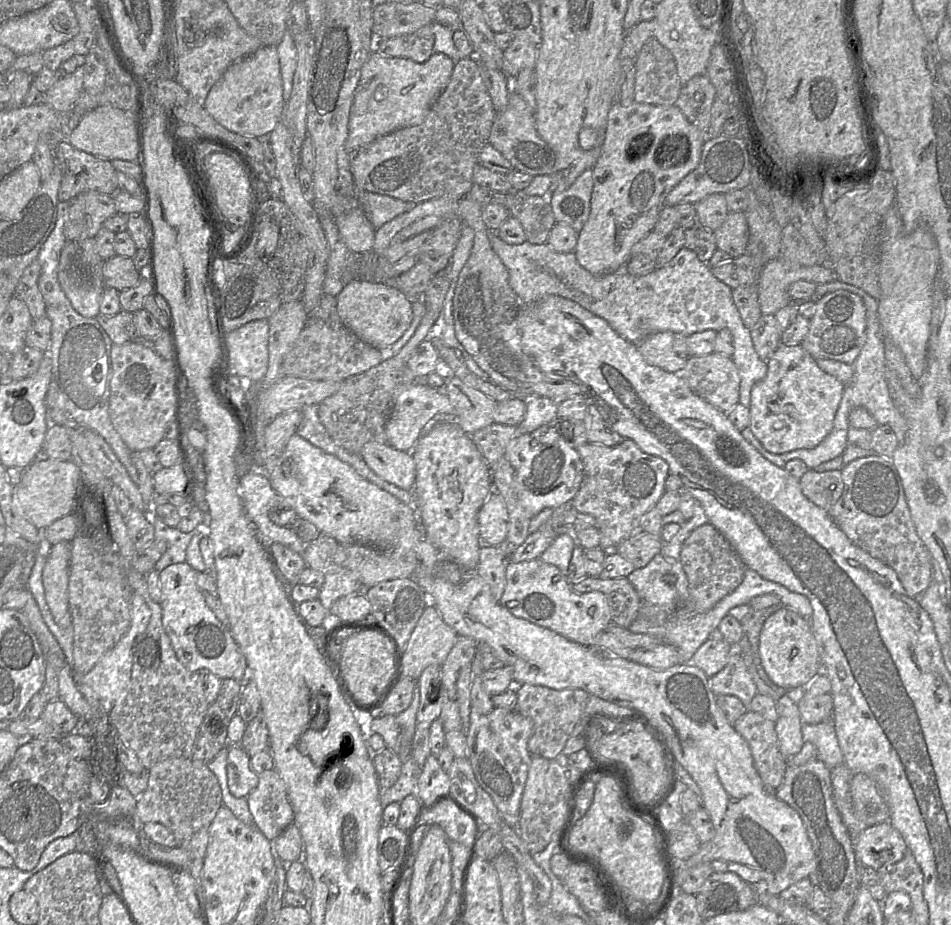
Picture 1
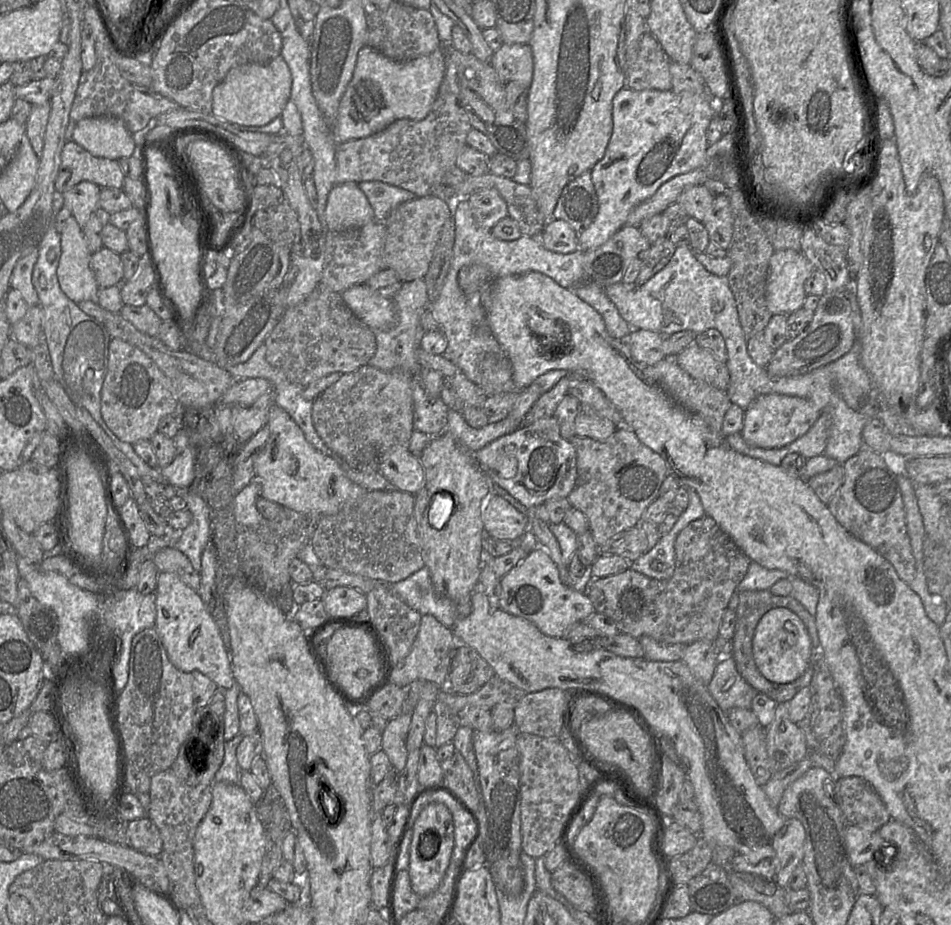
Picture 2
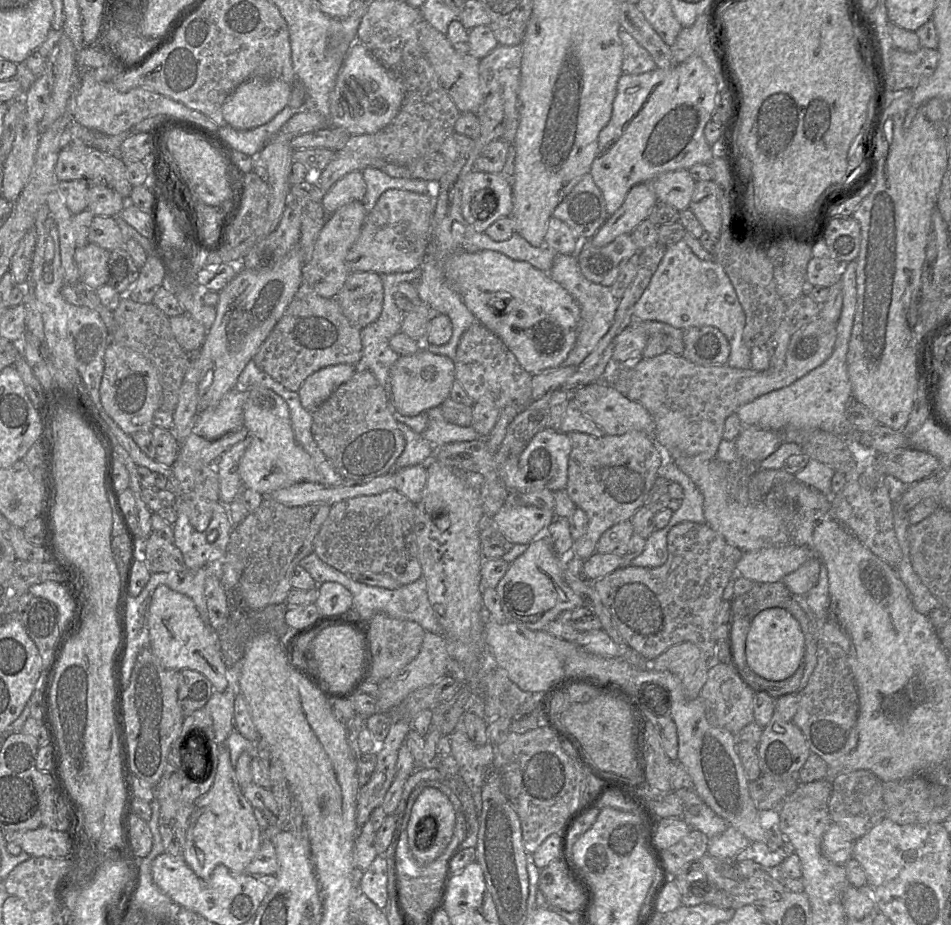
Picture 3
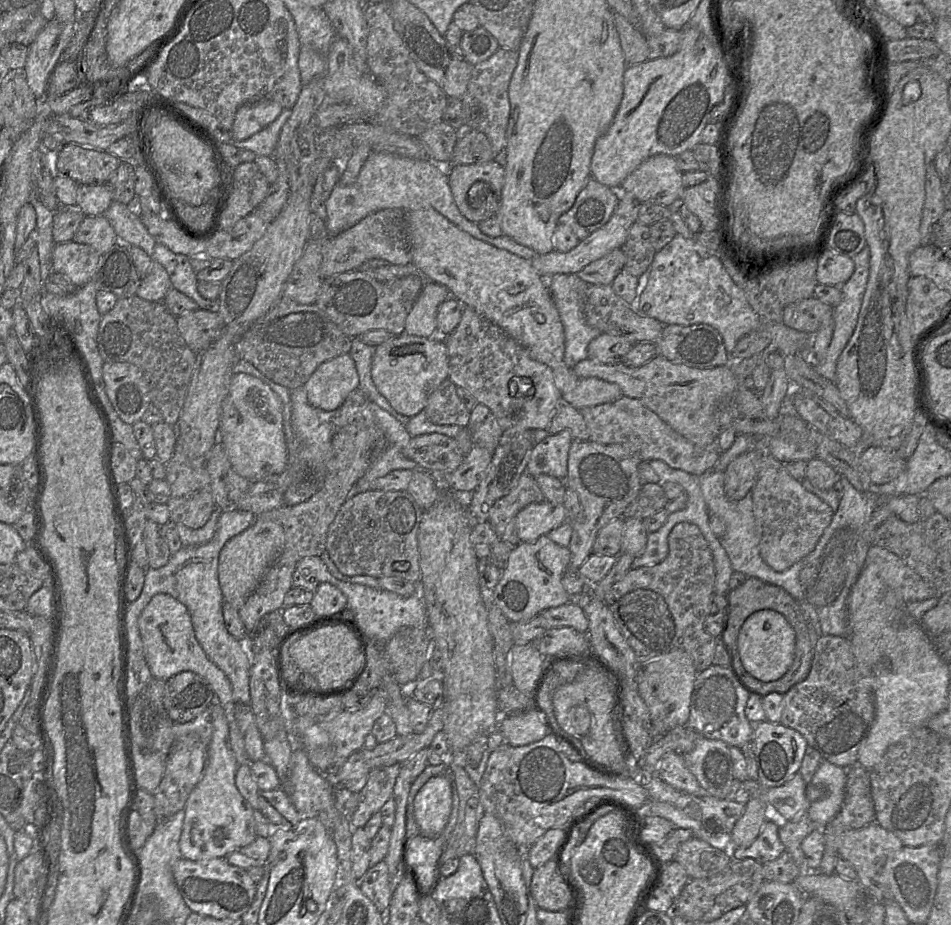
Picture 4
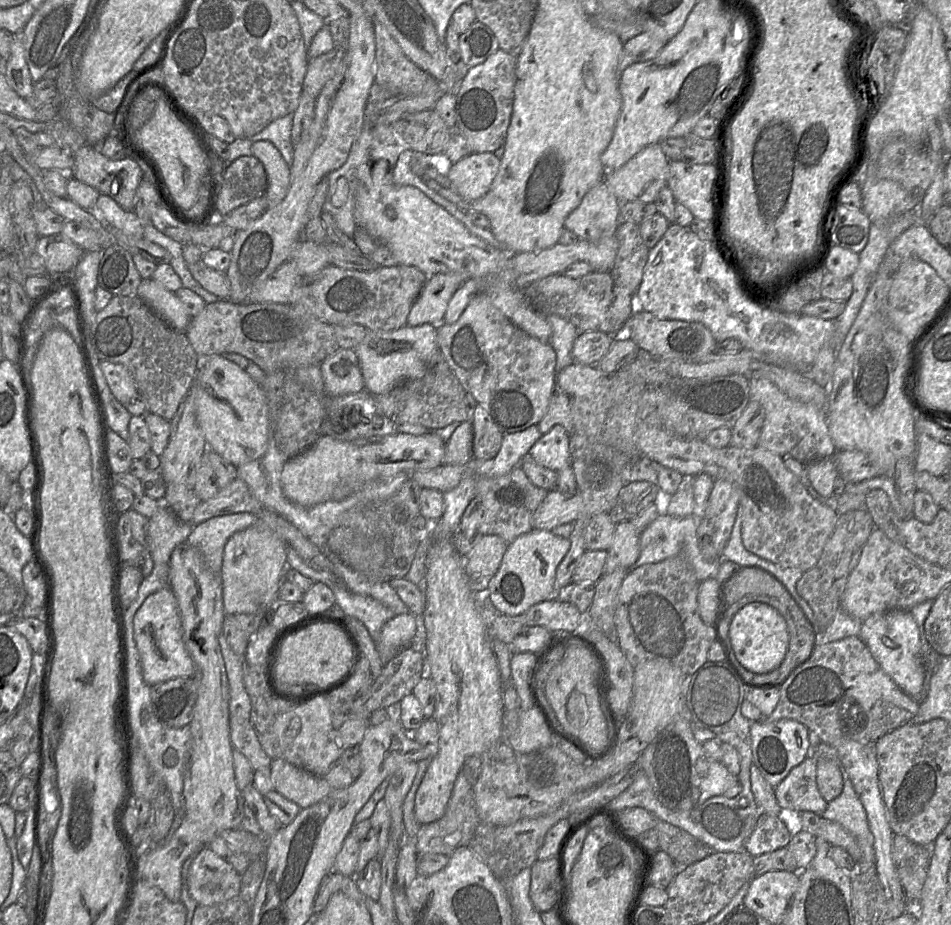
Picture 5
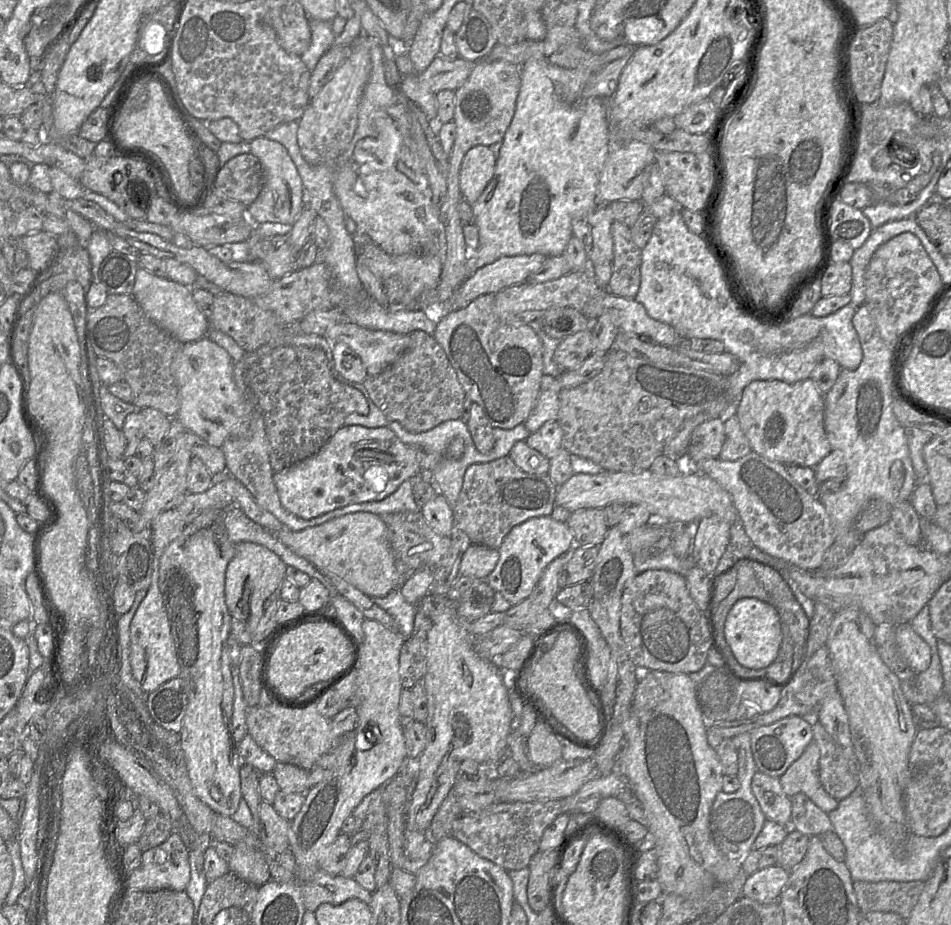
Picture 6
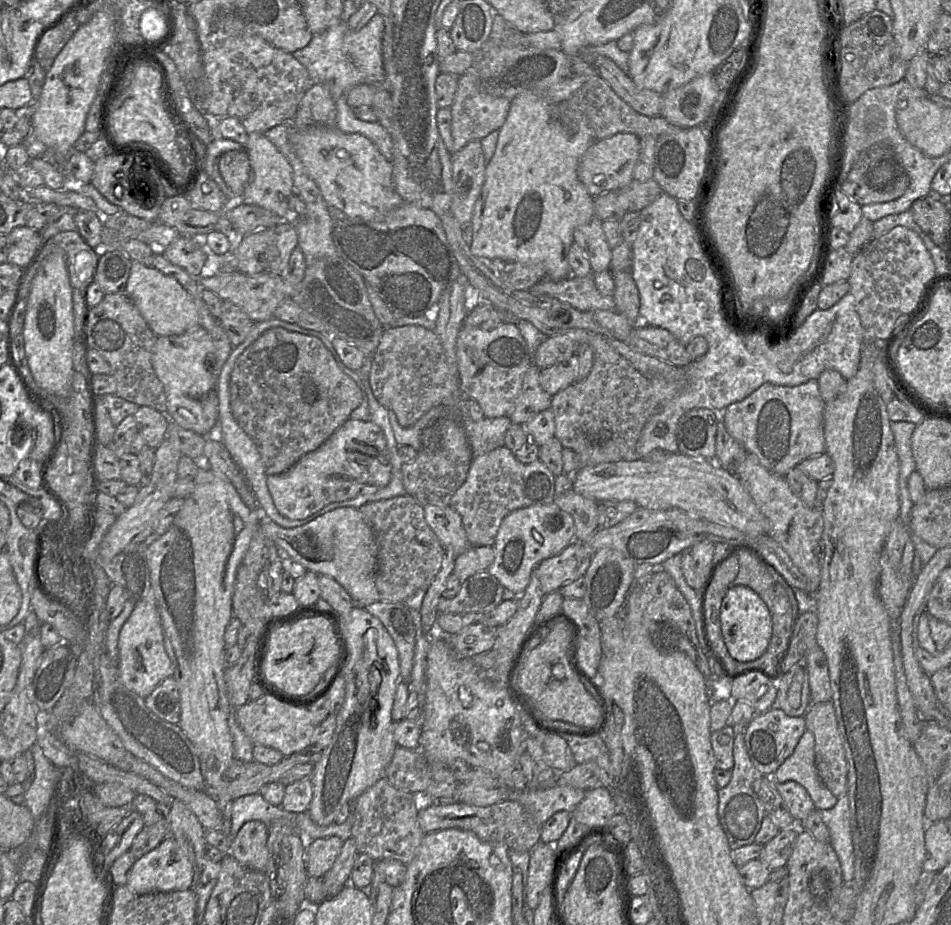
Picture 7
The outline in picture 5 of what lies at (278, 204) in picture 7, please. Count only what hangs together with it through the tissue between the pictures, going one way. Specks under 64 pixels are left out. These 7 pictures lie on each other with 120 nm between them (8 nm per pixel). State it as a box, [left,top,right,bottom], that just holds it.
[251,141,291,209]

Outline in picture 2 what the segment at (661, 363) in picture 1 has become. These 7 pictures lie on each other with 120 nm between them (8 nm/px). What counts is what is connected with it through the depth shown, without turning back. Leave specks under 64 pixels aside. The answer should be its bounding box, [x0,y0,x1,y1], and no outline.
[624,329,666,366]

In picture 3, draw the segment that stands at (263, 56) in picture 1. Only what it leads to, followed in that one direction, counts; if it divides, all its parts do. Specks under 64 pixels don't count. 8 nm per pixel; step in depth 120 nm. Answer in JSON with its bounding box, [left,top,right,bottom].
[223,79,292,129]

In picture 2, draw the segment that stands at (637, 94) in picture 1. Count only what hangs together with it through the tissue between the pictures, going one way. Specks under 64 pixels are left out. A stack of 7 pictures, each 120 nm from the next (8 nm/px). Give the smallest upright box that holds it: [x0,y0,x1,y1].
[625,31,672,90]

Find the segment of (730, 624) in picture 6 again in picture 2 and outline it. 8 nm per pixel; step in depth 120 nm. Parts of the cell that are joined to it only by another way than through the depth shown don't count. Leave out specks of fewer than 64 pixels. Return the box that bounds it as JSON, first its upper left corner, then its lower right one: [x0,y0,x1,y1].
[752,608,814,684]

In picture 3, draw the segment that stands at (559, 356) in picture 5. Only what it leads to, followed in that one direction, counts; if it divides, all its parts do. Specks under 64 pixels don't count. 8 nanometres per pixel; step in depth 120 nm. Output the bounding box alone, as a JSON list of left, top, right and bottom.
[548,253,619,367]

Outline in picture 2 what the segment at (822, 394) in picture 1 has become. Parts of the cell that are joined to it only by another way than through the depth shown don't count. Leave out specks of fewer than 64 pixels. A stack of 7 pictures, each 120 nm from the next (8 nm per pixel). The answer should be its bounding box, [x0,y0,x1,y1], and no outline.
[741,394,823,449]

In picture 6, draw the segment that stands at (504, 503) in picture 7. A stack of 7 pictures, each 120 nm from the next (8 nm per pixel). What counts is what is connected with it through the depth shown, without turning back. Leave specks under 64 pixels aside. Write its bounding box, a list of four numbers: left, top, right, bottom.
[453,455,558,549]

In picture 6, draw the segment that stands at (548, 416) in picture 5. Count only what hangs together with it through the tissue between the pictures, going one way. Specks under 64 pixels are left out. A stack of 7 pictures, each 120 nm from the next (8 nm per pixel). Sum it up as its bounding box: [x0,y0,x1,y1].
[523,374,562,433]

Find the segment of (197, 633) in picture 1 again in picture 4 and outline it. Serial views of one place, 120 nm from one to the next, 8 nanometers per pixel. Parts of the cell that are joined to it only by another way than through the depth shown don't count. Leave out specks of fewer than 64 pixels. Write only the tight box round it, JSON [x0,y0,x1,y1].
[138,593,252,765]

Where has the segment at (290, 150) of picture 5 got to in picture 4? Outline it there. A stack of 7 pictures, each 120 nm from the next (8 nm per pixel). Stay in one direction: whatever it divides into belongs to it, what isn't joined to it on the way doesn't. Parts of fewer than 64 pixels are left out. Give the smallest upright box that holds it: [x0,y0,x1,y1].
[227,109,291,157]

